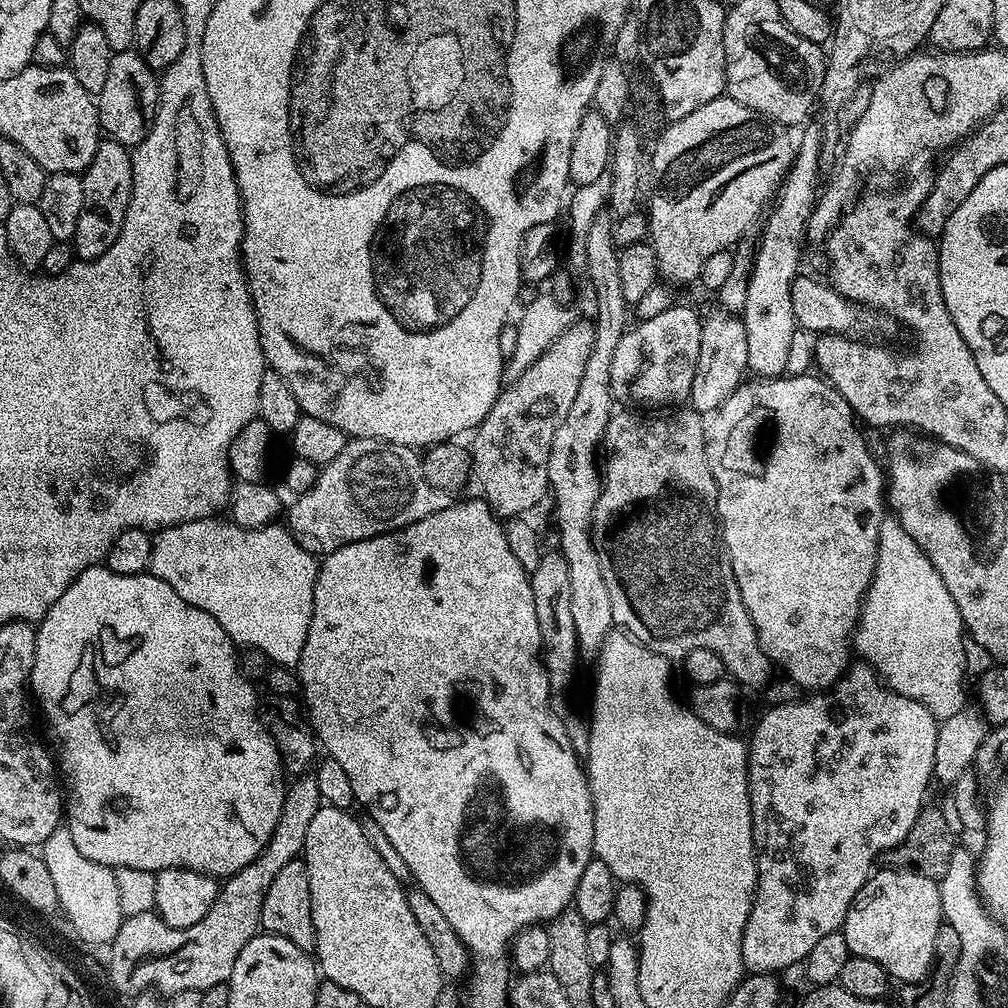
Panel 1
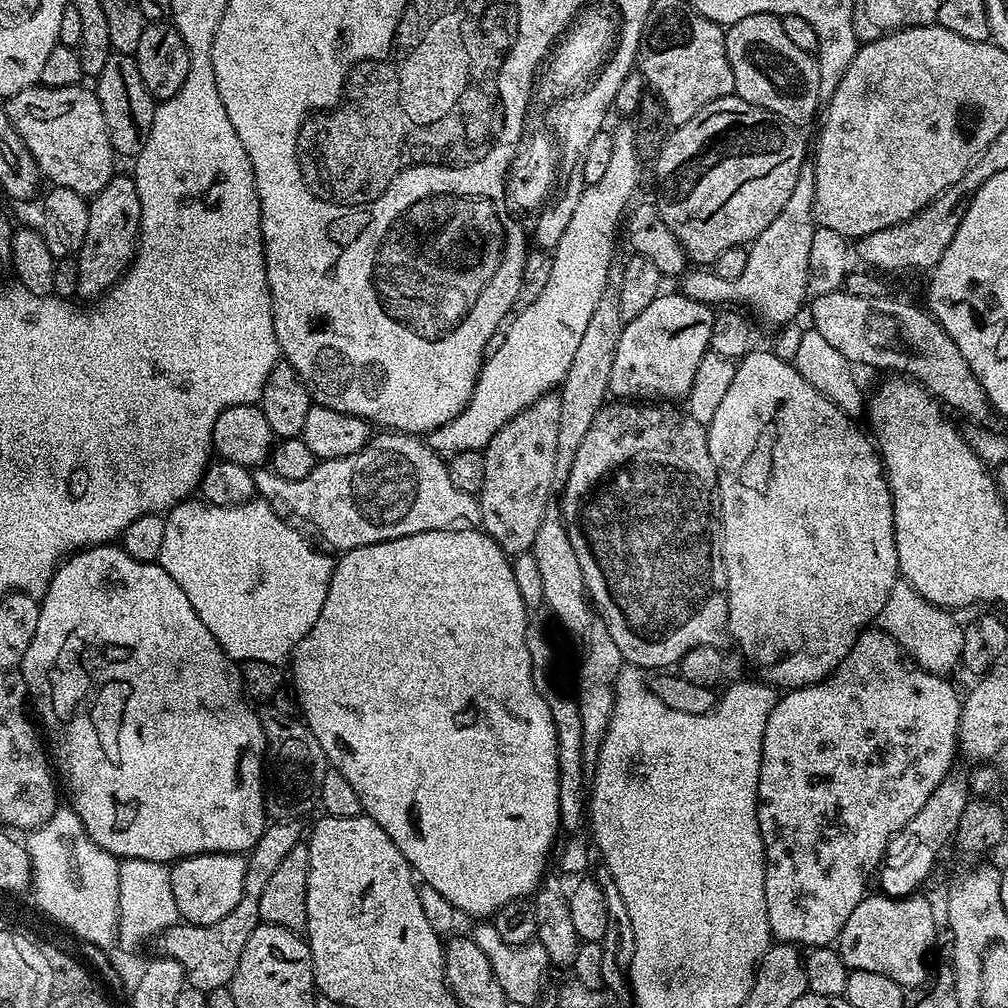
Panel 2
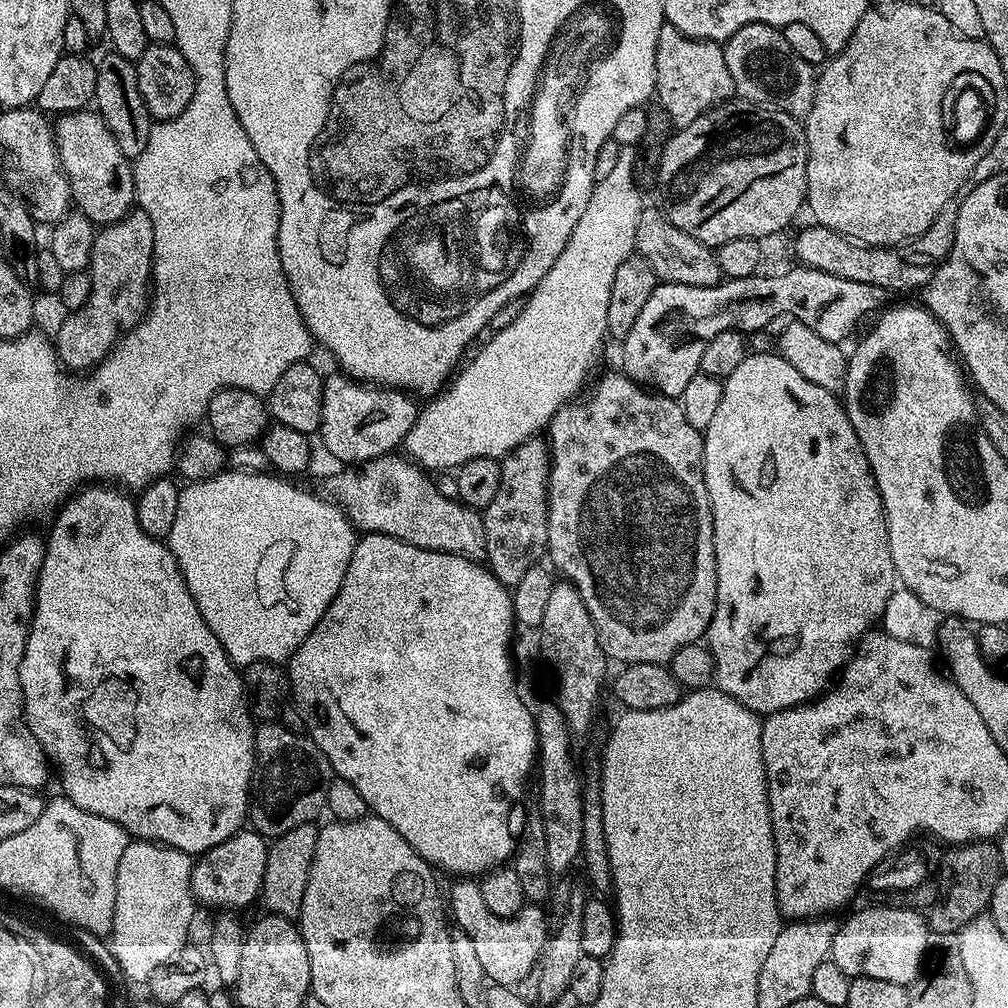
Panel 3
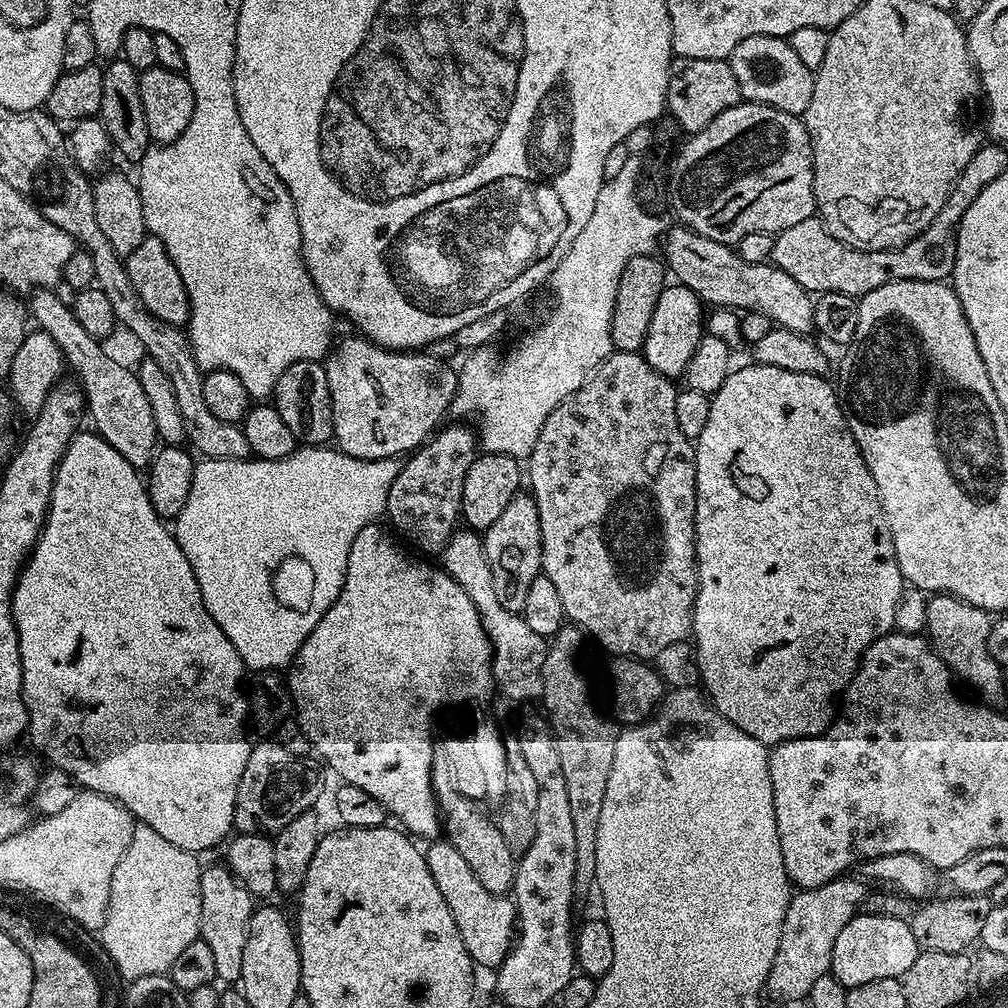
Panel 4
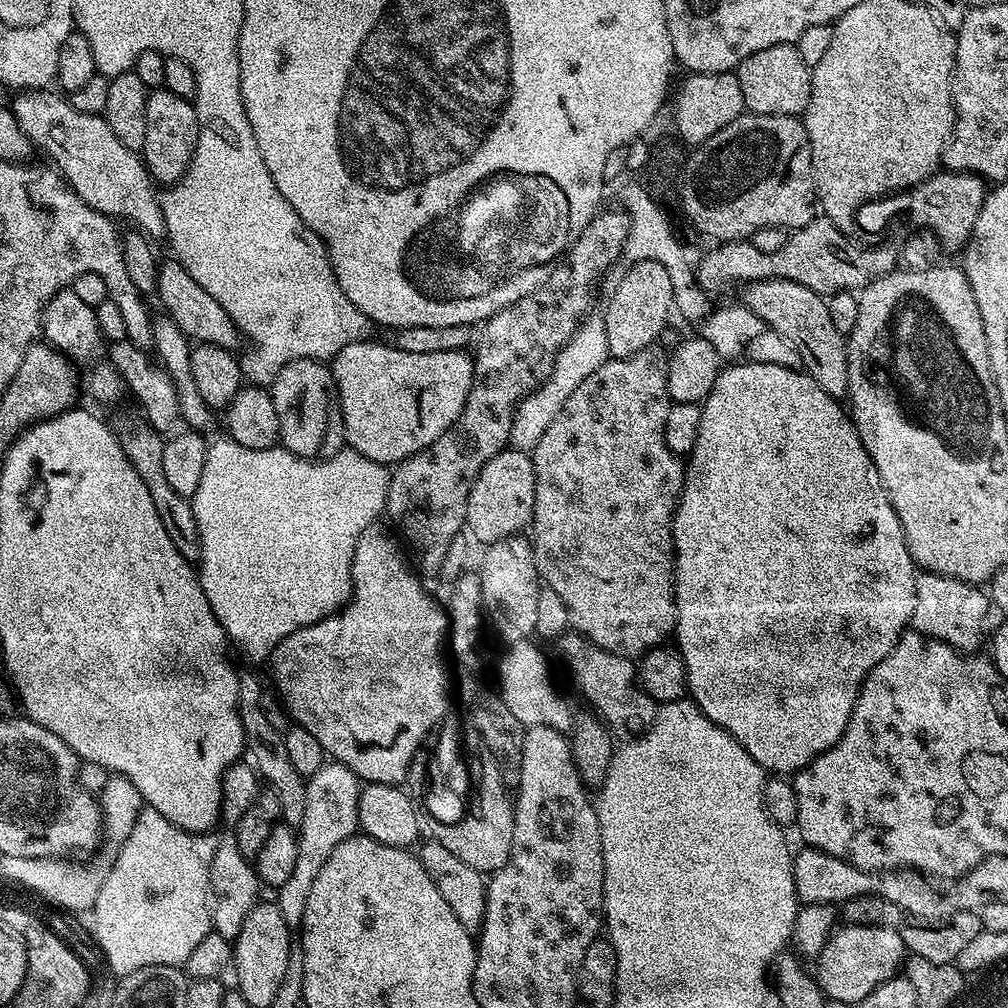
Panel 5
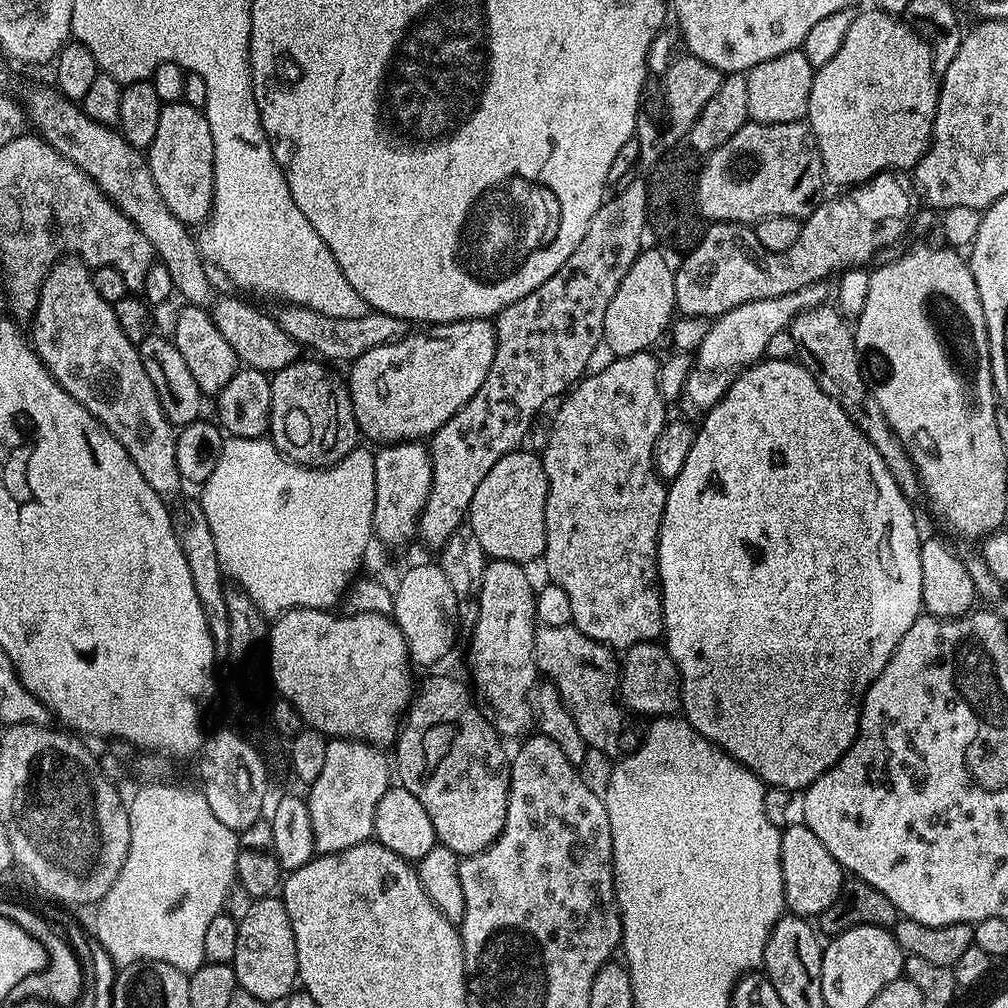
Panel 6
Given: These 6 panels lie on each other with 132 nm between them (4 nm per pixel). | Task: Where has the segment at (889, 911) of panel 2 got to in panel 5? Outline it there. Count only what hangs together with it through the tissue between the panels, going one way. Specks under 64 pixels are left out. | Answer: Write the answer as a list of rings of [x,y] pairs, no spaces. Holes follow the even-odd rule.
[[[844,926],[832,932],[824,949],[815,957],[814,979],[828,1000],[846,1002],[854,1006],[859,1000],[866,998],[870,990],[882,986],[882,982],[897,975],[901,971],[905,956],[904,943],[895,928]]]

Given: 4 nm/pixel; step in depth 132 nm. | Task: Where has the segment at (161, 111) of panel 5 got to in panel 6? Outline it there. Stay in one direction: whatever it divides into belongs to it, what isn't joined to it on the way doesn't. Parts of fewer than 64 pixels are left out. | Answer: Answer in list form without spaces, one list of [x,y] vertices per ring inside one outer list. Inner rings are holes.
[[[183,102],[164,104],[146,159],[154,186],[158,186],[158,194],[162,194],[170,214],[183,224],[203,225],[212,214],[214,198],[214,134],[210,134],[210,122],[203,111]]]

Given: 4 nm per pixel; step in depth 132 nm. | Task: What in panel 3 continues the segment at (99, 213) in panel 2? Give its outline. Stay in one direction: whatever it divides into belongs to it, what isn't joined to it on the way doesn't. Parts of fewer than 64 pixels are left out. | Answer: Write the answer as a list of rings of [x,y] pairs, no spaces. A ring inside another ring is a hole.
[[[133,207],[118,222],[105,224],[94,238],[94,246],[90,250],[90,262],[86,269],[92,278],[90,298],[86,298],[86,306],[77,312],[68,312],[61,322],[60,329],[54,335],[54,347],[60,358],[61,365],[69,373],[84,374],[101,364],[104,357],[112,351],[112,347],[127,334],[148,311],[150,289],[152,286],[152,255],[154,254],[154,226],[150,218],[140,207]]]

